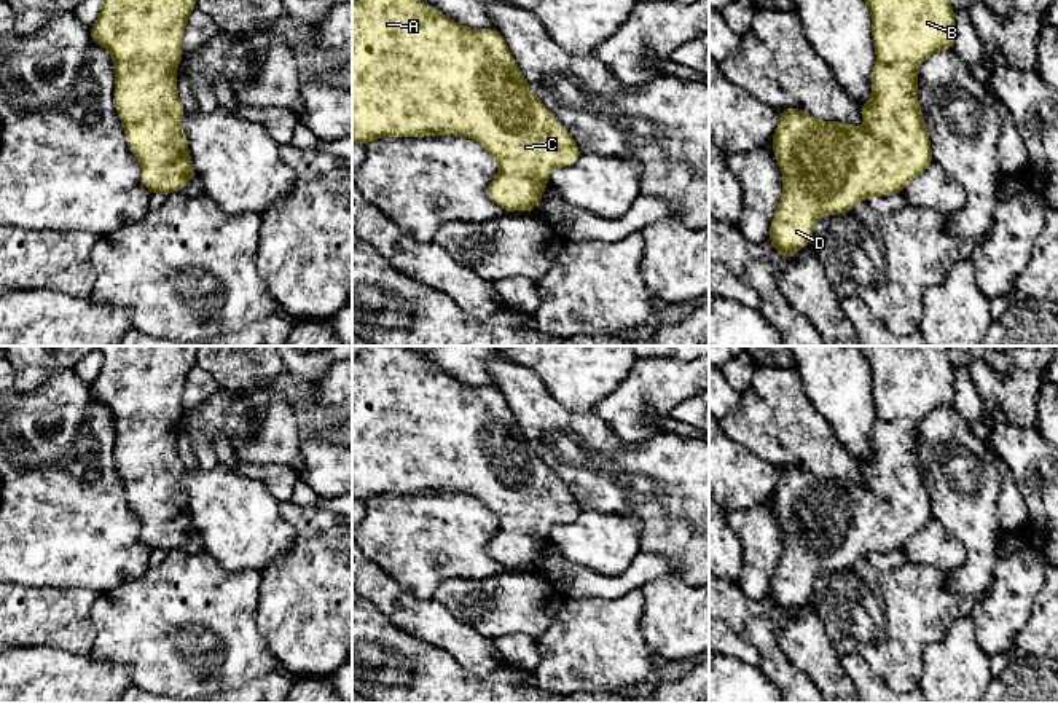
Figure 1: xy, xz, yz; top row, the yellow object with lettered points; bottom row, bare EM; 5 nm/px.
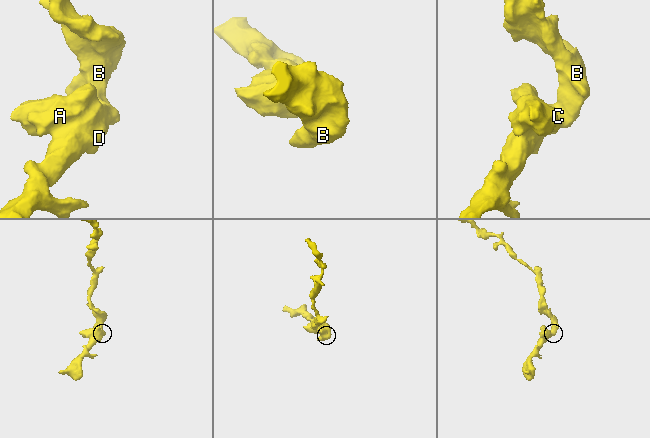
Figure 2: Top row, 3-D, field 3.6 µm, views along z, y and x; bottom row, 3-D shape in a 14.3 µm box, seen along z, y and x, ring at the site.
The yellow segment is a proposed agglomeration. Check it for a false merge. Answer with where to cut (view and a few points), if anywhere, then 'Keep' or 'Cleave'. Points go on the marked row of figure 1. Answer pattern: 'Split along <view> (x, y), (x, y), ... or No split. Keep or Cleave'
No split. Keep

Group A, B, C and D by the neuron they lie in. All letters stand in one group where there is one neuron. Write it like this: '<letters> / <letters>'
A B C D

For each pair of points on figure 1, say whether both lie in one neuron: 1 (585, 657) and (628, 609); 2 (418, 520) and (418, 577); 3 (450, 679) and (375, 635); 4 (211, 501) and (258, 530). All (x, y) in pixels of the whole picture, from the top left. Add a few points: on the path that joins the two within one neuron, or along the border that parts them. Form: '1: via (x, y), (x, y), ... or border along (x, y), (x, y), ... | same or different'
1: via (593, 646), (619, 620) | same
2: via (418, 534), (418, 563) | same
3: via (431, 678), (394, 644) | same
4: via (222, 504), (247, 530) | same

